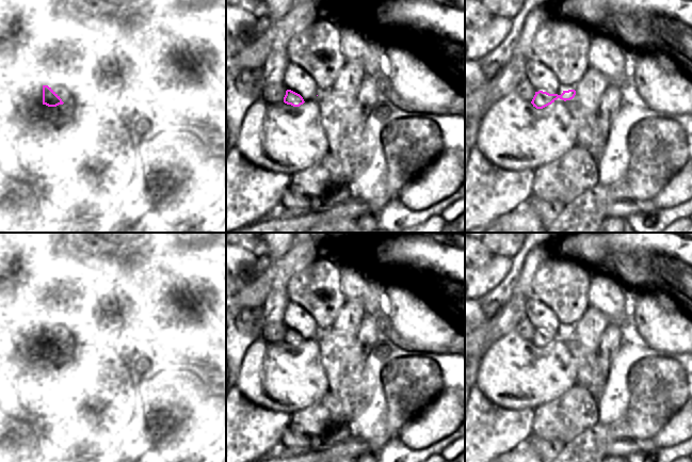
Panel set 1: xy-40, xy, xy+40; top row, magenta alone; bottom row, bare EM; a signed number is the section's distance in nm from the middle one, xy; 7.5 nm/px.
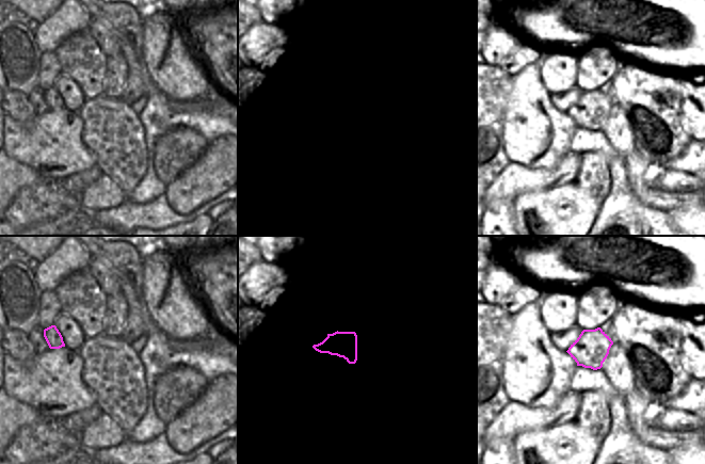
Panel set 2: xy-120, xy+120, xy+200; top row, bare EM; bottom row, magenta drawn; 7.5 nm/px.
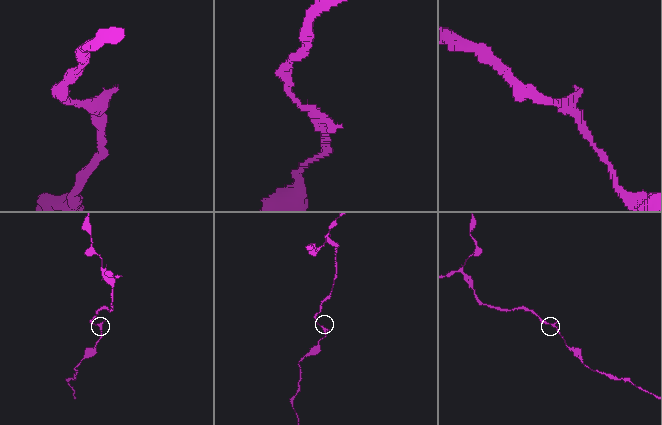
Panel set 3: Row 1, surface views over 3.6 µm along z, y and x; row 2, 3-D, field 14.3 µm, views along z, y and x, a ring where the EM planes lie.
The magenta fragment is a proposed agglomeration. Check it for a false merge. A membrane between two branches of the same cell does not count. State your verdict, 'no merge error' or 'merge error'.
no merge error

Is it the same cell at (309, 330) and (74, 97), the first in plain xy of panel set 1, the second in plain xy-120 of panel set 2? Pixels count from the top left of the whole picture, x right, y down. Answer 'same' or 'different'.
same

